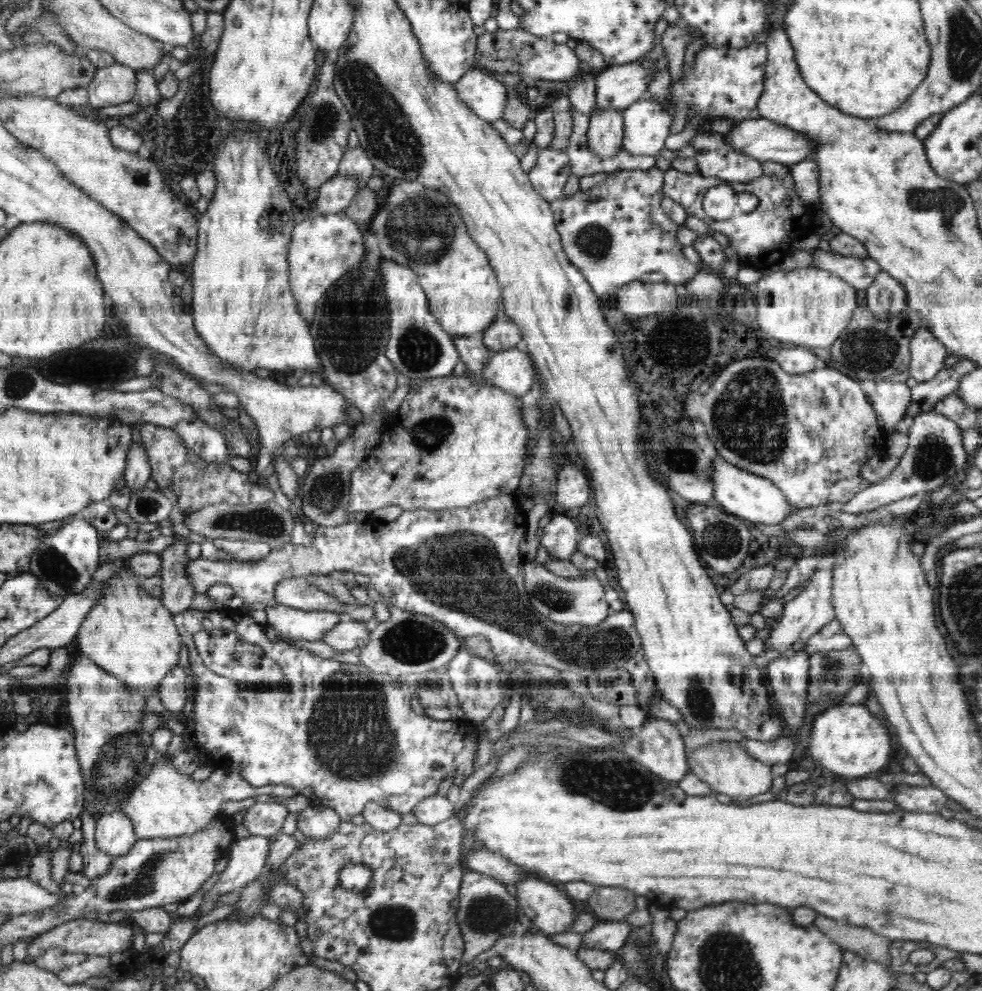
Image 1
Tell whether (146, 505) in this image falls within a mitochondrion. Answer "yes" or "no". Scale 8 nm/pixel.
yes

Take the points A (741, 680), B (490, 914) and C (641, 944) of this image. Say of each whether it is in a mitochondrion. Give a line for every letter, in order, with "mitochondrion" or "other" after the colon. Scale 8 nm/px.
A: other
B: mitochondrion
C: mitochondrion

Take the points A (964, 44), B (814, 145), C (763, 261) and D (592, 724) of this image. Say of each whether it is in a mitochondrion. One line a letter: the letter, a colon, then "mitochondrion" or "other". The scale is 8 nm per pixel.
A: mitochondrion
B: other
C: other
D: other

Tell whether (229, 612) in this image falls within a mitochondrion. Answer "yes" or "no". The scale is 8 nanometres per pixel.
no

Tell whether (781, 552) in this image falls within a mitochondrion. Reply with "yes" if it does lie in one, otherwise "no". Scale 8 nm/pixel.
no

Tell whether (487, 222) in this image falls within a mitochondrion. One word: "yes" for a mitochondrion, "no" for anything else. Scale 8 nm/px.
no

